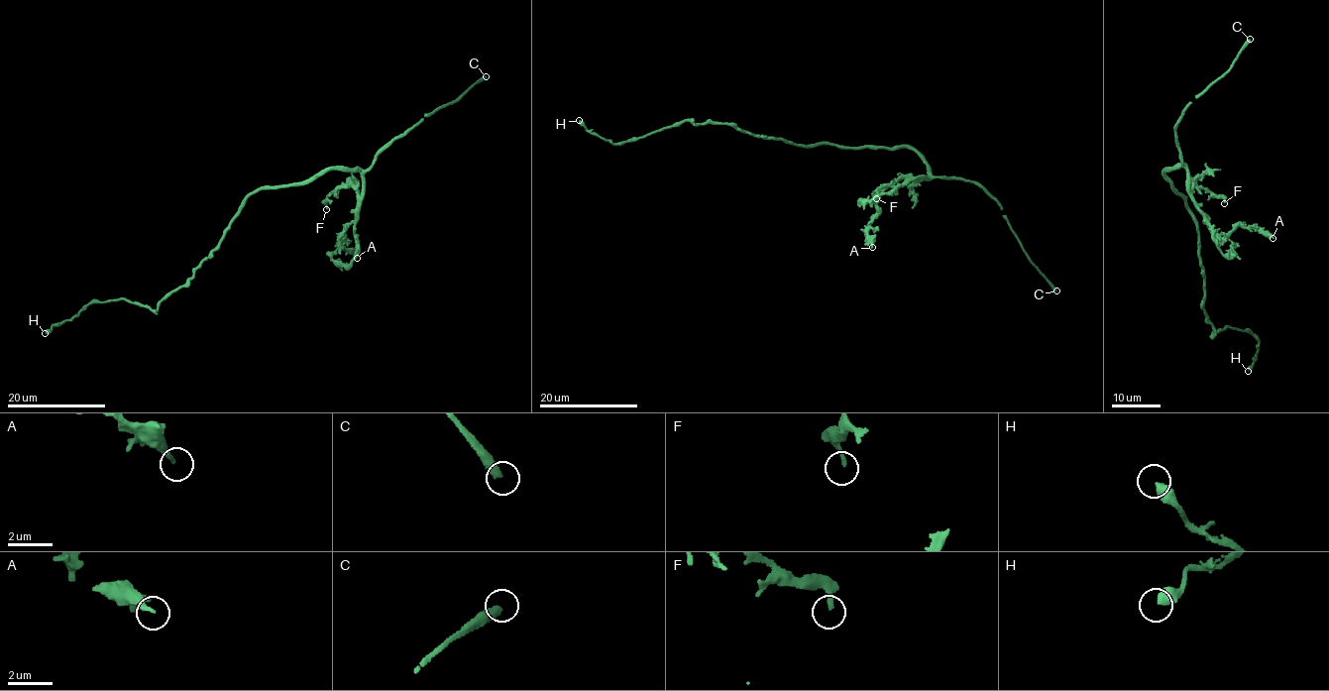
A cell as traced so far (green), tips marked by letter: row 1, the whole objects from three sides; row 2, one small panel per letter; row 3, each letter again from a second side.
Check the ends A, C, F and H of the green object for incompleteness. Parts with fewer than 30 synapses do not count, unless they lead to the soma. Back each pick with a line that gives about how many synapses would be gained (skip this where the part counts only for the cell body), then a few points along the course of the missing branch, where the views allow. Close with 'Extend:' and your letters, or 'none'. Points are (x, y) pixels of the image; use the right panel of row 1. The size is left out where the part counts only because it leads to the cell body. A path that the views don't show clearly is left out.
C: 250 syn
Extend: C

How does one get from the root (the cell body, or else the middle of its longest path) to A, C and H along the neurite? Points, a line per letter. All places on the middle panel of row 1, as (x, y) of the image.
A: (831, 144), (907, 147), (928, 166), (928, 179), (920, 176), (877, 191), (877, 210), (867, 236), (872, 247)
C: (831, 144), (907, 147), (919, 156), (934, 176), (978, 184), (996, 200), (1029, 260), (1056, 290)
H: (831, 144), (795, 145), (728, 124), (686, 120), (611, 143), (579, 120)

